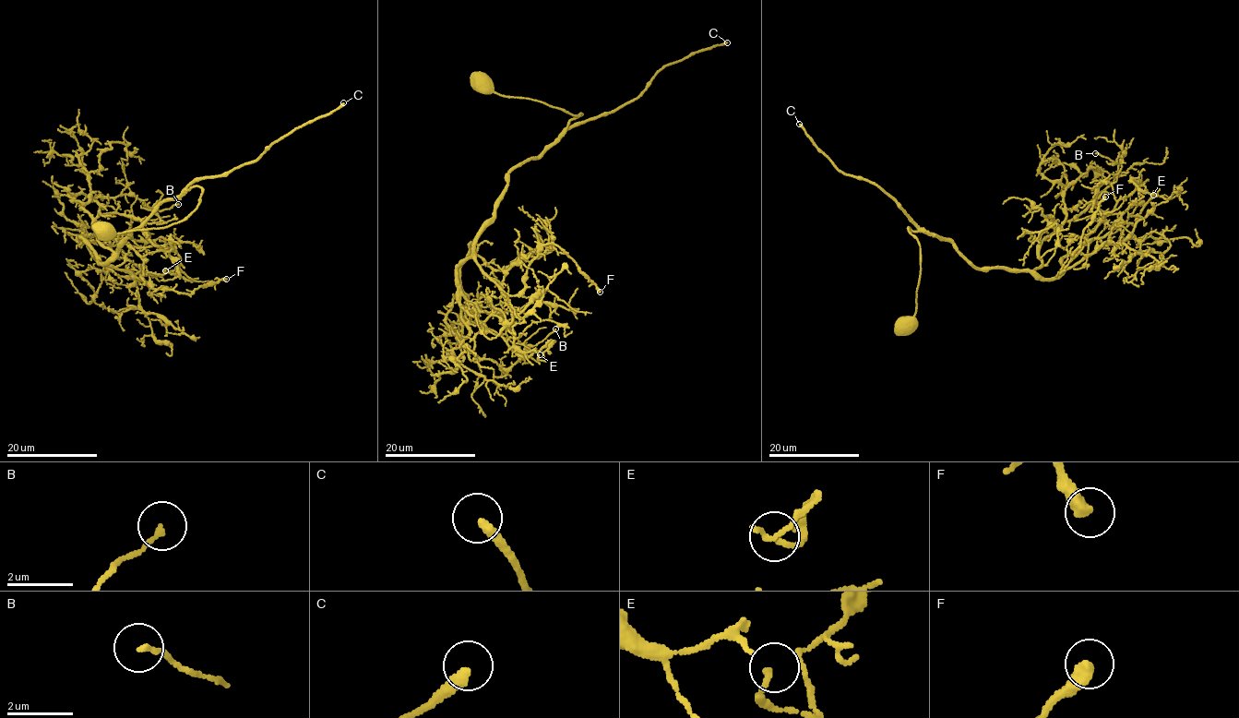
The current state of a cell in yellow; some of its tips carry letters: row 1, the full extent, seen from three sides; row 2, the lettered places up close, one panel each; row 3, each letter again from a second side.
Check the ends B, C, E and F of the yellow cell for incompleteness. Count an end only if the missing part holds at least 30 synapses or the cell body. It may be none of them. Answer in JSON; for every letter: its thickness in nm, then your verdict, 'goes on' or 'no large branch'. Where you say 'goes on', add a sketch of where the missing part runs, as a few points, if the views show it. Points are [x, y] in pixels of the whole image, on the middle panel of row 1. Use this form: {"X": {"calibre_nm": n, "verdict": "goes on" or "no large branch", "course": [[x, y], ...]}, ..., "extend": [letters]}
{"B": {"calibre_nm": 140, "verdict": "no large branch"}, "C": {"calibre_nm": 320, "verdict": "goes on"}, "E": {"calibre_nm": 150, "verdict": "no large branch"}, "F": {"calibre_nm": 440, "verdict": "no large branch"}, "extend": ["C"]}

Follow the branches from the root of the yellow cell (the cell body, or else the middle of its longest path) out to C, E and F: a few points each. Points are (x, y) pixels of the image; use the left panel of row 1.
C: (106, 230), (180, 221), (202, 192), (189, 185), (250, 162), (343, 102)
E: (106, 230), (180, 221), (197, 186), (159, 203), (106, 263), (80, 236), (168, 247), (180, 262), (165, 270)
F: (106, 230), (180, 221), (199, 203), (197, 186), (159, 203), (119, 254), (100, 263), (187, 294), (226, 279)

